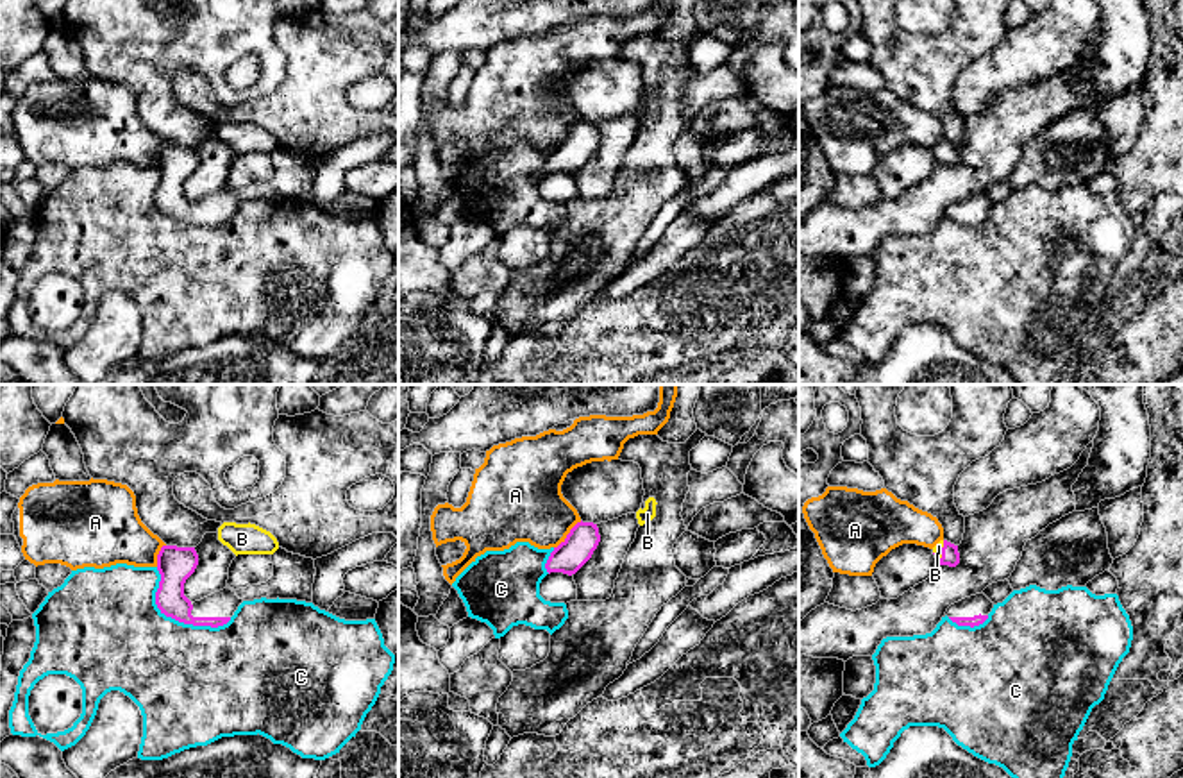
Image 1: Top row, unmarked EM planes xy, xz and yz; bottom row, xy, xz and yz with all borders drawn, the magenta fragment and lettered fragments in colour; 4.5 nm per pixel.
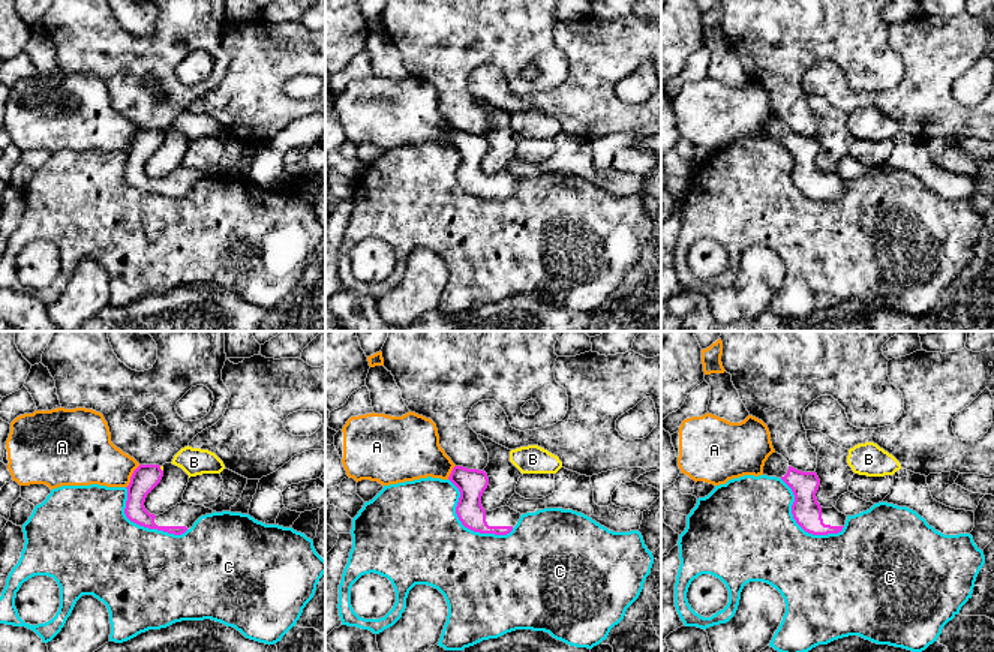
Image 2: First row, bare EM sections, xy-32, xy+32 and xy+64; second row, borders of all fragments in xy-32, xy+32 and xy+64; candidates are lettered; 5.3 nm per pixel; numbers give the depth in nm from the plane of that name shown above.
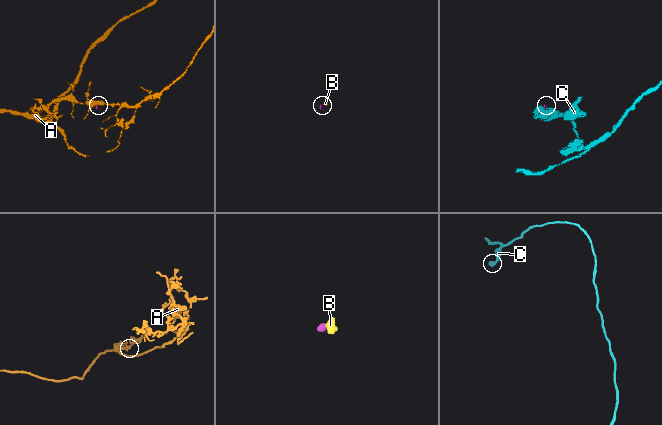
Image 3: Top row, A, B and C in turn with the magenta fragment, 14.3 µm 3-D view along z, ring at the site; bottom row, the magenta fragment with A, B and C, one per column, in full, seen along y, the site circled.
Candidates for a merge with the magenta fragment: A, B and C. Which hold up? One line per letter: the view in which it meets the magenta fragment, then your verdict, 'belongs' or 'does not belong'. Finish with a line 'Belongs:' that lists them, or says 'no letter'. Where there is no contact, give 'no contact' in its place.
A: contact in xz; does not belong
B: contact in yz; belongs
C: contact in xy; does not belong
Belongs: B

